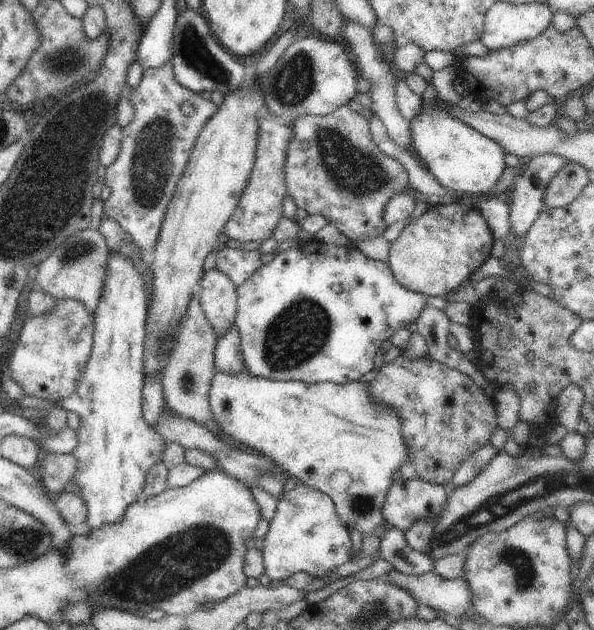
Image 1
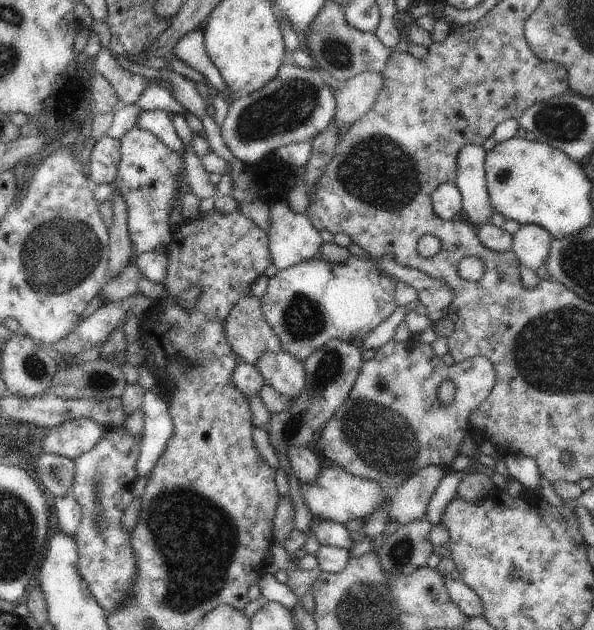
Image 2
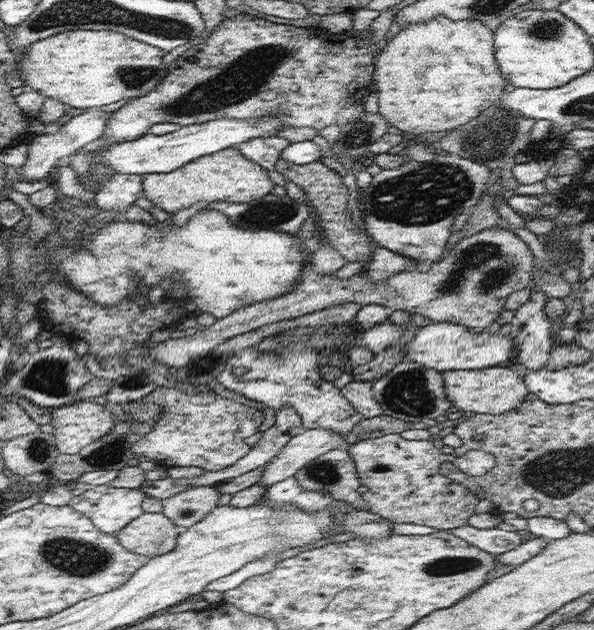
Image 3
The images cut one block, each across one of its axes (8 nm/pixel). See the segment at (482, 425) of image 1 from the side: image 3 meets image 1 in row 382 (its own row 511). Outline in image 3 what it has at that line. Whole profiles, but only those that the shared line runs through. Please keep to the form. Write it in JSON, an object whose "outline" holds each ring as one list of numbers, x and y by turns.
{"outline":[[388,434,379,438,362,440,362,442,356,442,356,444,346,447,346,450,353,458,361,485,368,486,368,491,361,495,373,514,391,522,412,522,412,524,424,524,424,526,450,531,467,525,468,519,475,514,474,511,481,501,481,496,440,474,440,466,444,462,451,462,467,476,482,476,495,465,492,454,485,451,469,451,457,457,452,453,444,454,440,452,433,442,406,440,400,434]]}

